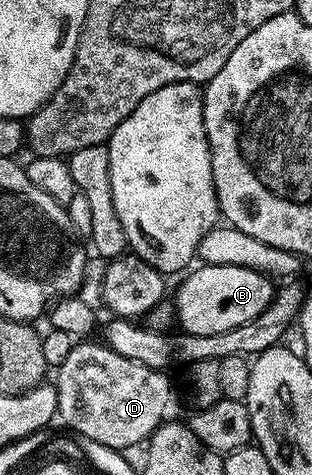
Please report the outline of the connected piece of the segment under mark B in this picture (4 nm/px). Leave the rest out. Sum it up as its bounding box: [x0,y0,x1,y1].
[174,263,273,334]

